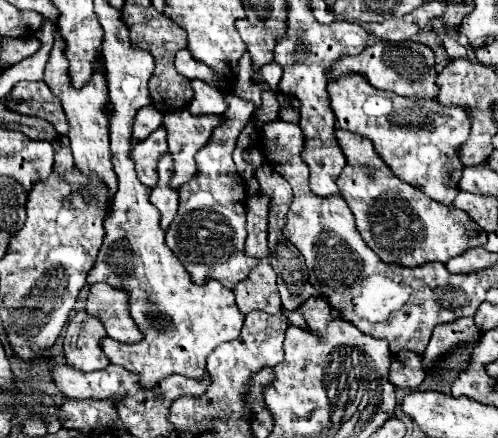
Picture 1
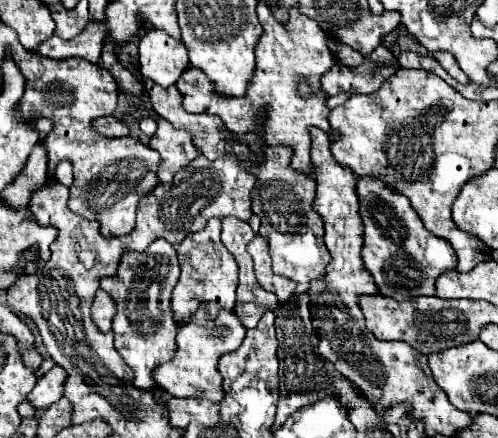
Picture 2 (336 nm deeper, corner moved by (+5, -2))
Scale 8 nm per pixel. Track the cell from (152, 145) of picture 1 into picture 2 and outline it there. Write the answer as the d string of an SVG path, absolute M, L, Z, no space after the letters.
M155 116L155 120L159 128L151 138L149 146L157 150L163 158L163 166L159 168L159 180L171 182L177 170L189 166L199 156L199 150L187 130L177 130L169 122L163 122L163 118L159 116Z

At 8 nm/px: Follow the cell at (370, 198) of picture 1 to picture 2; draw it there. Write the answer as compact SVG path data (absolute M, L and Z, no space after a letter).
M361 178L357 180L357 194L361 200L361 218L365 224L363 262L365 262L367 272L373 276L379 292L399 302L413 300L419 296L435 296L435 280L439 278L439 274L455 268L455 252L451 250L451 244L433 236L419 222L419 216L415 214L415 210L411 210L411 204L407 202L407 198L403 194L395 194L389 186L383 186L383 182Z

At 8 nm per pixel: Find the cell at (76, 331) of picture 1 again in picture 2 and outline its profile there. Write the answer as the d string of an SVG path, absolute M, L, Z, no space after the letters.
M97 290L91 312L93 312L93 320L99 326L99 330L109 332L113 316L115 316L115 300L105 290Z

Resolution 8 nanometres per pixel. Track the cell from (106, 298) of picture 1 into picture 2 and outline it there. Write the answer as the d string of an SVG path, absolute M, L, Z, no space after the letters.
M155 240L145 252L125 250L119 266L129 266L129 272L115 278L103 278L101 288L107 290L117 304L117 316L113 322L115 332L115 350L121 354L125 364L133 370L133 386L139 390L157 390L159 386L153 380L153 370L169 362L175 352L175 334L177 326L171 318L171 290L179 278L179 260L173 244Z

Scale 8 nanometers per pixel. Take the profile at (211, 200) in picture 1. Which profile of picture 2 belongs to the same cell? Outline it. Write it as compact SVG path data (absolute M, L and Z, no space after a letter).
M211 218L207 226L201 232L189 234L179 246L179 264L181 264L181 276L177 286L173 288L171 296L171 310L173 310L173 320L177 326L183 326L189 322L189 318L195 314L195 310L205 304L209 318L215 318L221 308L233 310L235 306L235 288L239 284L237 278L237 262L227 254L227 248L219 240L221 234L221 220Z

